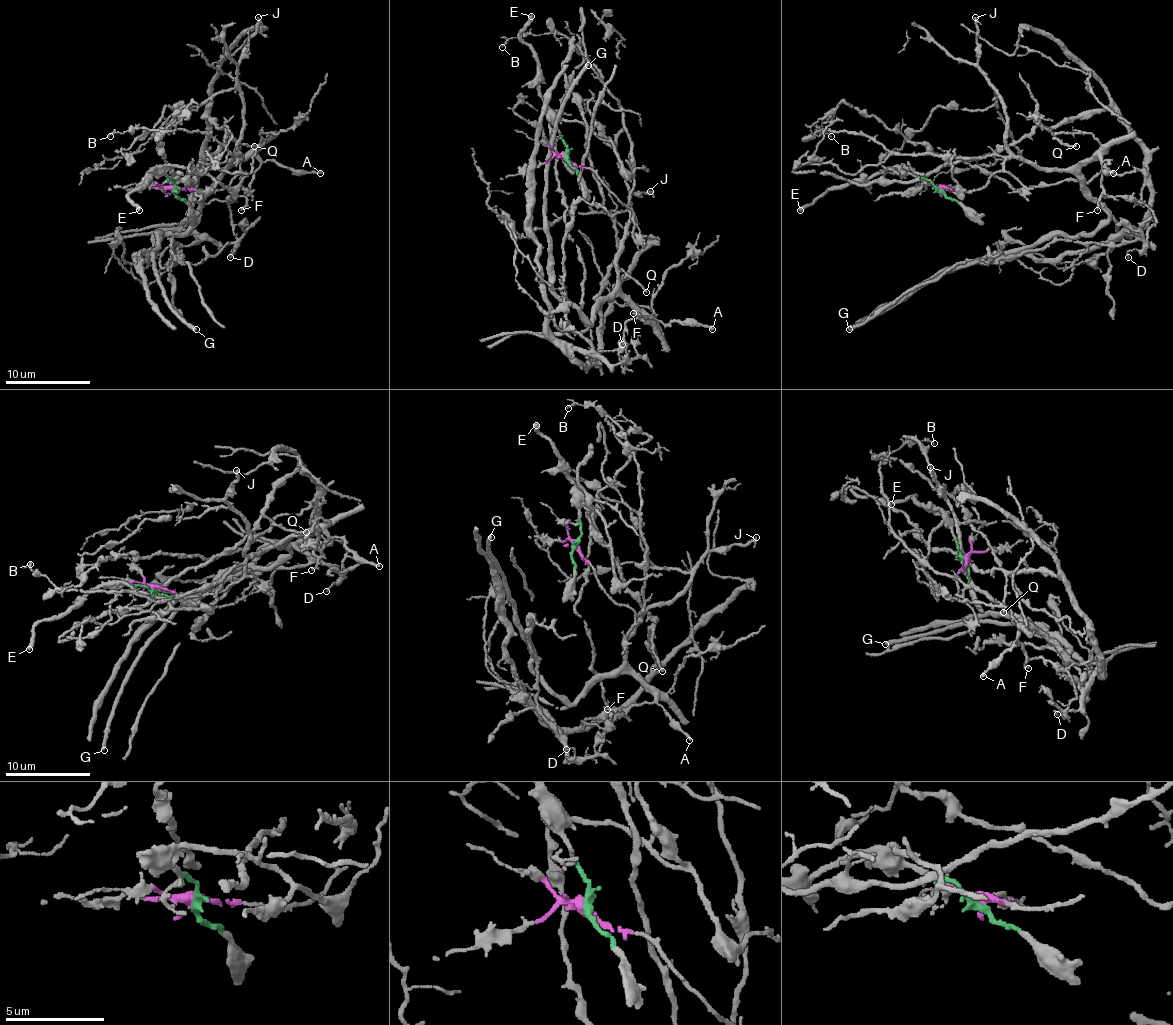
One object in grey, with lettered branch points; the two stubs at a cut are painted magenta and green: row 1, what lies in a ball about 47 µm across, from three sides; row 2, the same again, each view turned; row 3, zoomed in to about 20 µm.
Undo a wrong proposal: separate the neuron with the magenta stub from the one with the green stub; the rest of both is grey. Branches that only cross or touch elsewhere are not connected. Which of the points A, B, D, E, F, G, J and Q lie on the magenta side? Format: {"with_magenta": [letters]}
{"with_magenta": ["A", "B", "D", "F", "G", "J"]}

